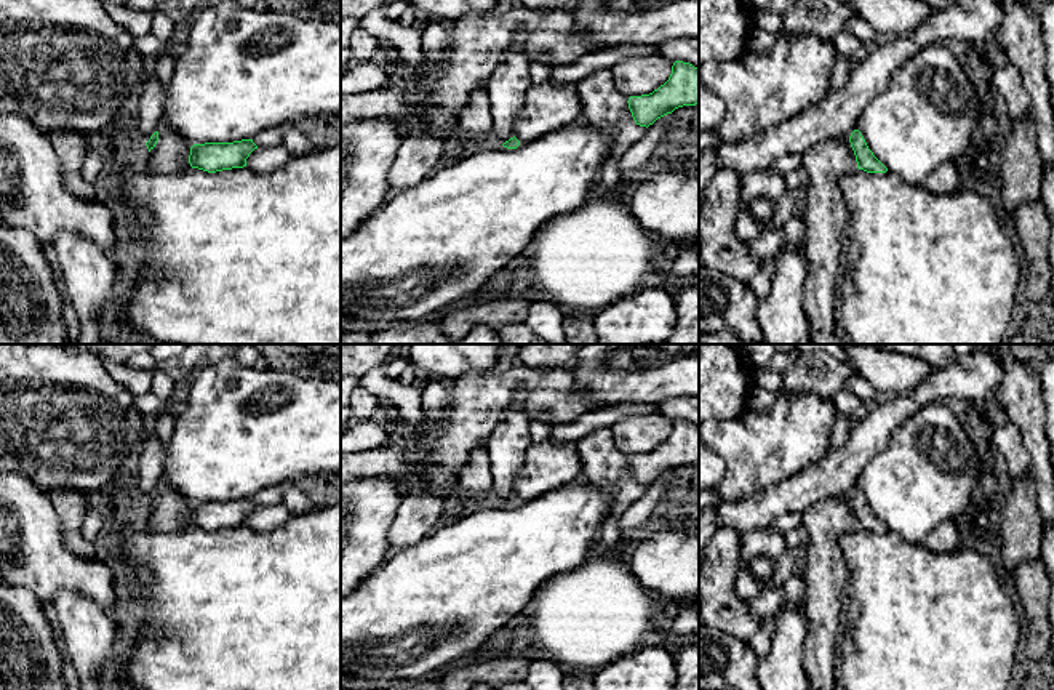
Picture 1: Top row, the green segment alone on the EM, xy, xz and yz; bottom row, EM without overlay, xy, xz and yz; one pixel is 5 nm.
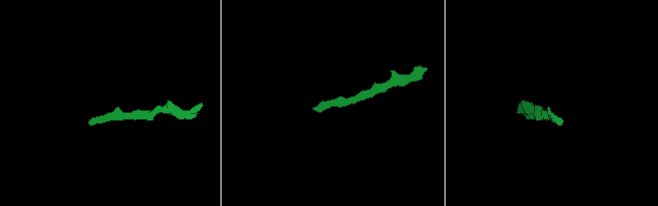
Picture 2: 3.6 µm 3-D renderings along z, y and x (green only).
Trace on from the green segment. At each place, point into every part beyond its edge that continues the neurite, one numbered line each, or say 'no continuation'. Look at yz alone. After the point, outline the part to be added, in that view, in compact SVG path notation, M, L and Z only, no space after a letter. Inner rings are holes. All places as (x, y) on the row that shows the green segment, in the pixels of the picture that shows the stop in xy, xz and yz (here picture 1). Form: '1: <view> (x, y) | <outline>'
no continuation

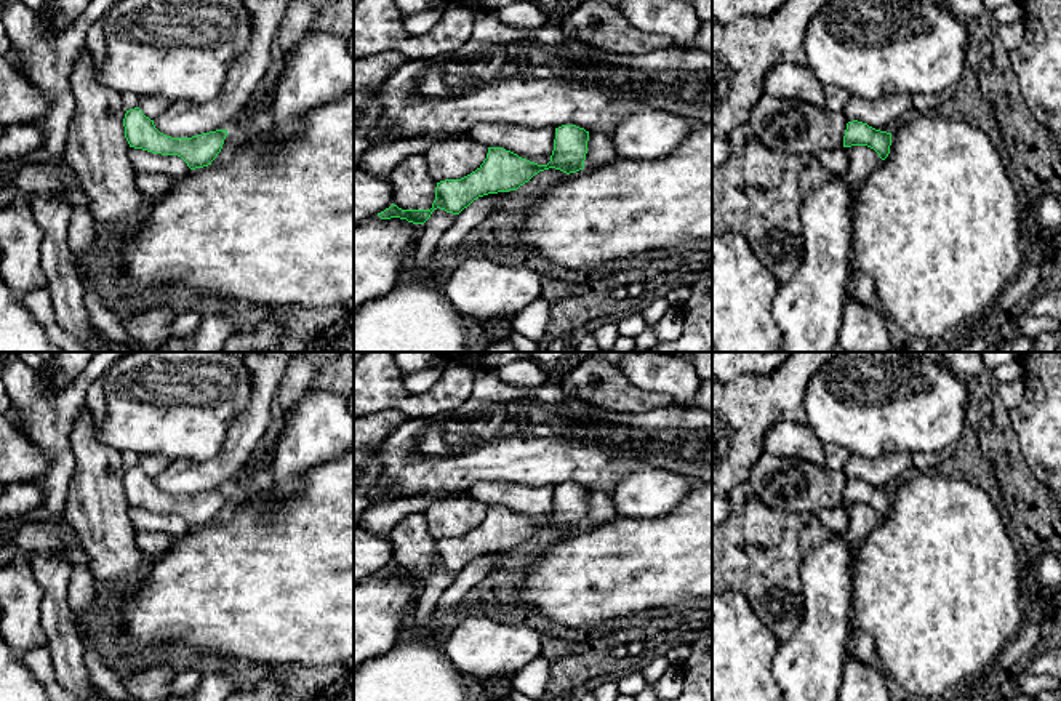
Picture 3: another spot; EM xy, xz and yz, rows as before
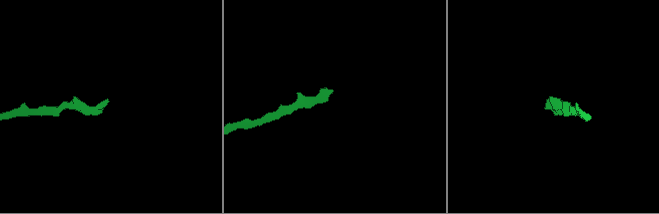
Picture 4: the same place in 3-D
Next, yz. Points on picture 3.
no continuation

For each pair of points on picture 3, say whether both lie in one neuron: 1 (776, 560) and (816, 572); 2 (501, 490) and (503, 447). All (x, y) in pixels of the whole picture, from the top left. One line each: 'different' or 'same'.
1: different
2: different

